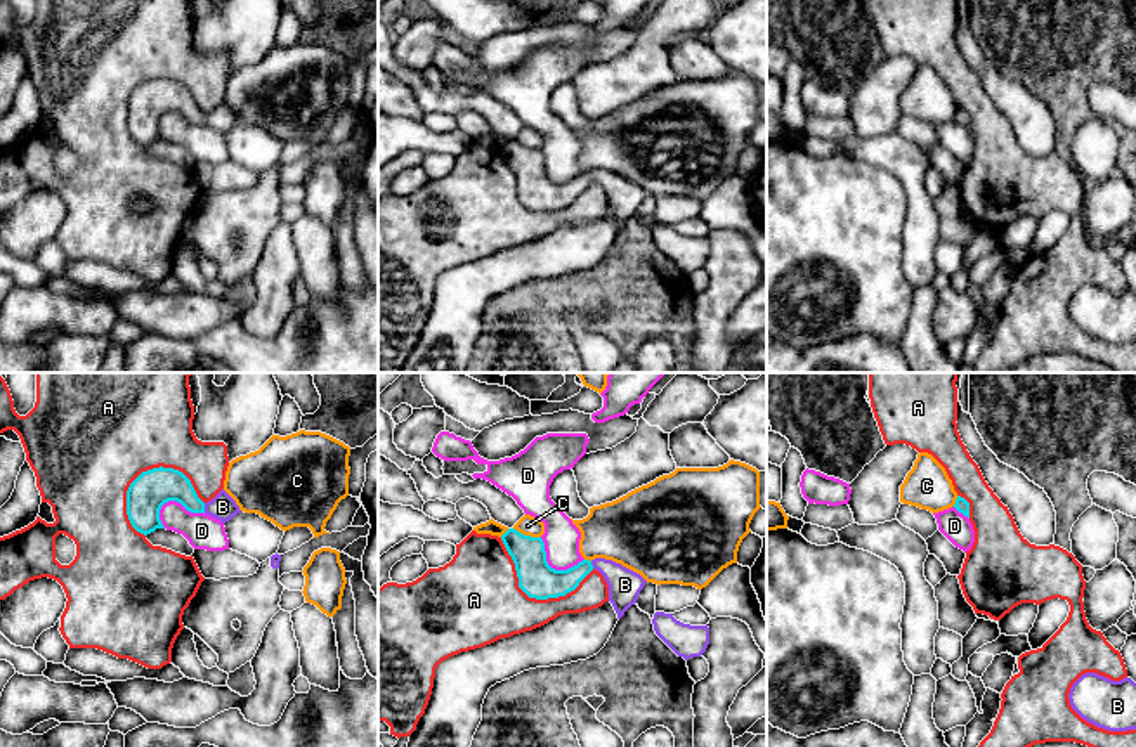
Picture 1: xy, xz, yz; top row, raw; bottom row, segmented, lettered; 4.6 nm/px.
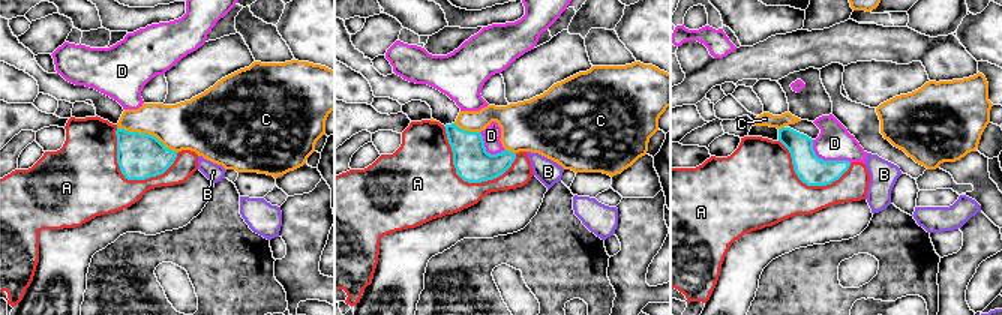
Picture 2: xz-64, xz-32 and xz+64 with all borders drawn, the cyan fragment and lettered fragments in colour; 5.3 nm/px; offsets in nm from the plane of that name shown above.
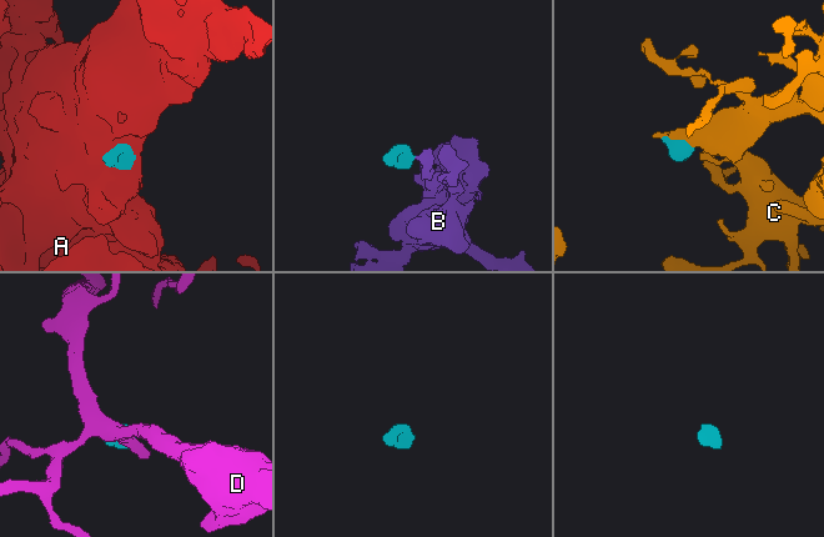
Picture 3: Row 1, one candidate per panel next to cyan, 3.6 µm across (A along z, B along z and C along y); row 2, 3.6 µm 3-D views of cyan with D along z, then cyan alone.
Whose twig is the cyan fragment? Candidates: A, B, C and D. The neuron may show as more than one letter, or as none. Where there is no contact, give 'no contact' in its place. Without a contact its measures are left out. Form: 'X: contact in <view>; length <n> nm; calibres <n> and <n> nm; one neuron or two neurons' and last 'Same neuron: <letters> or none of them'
A: contact in xy; length 380 nm; calibres 180 and 400 nm; two neurons
B: contact in xy; length 50 nm; calibres 170 and 120 nm; one neuron
C: contact in xz; length 140 nm; calibres 170 and 90 nm; two neurons
D: contact in xy; length 220 nm; calibres 180 and 160 nm; two neurons
Same neuron: B

